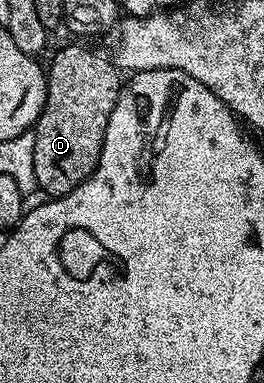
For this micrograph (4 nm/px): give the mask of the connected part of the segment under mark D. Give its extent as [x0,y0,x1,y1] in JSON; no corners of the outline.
[34,47,122,197]

